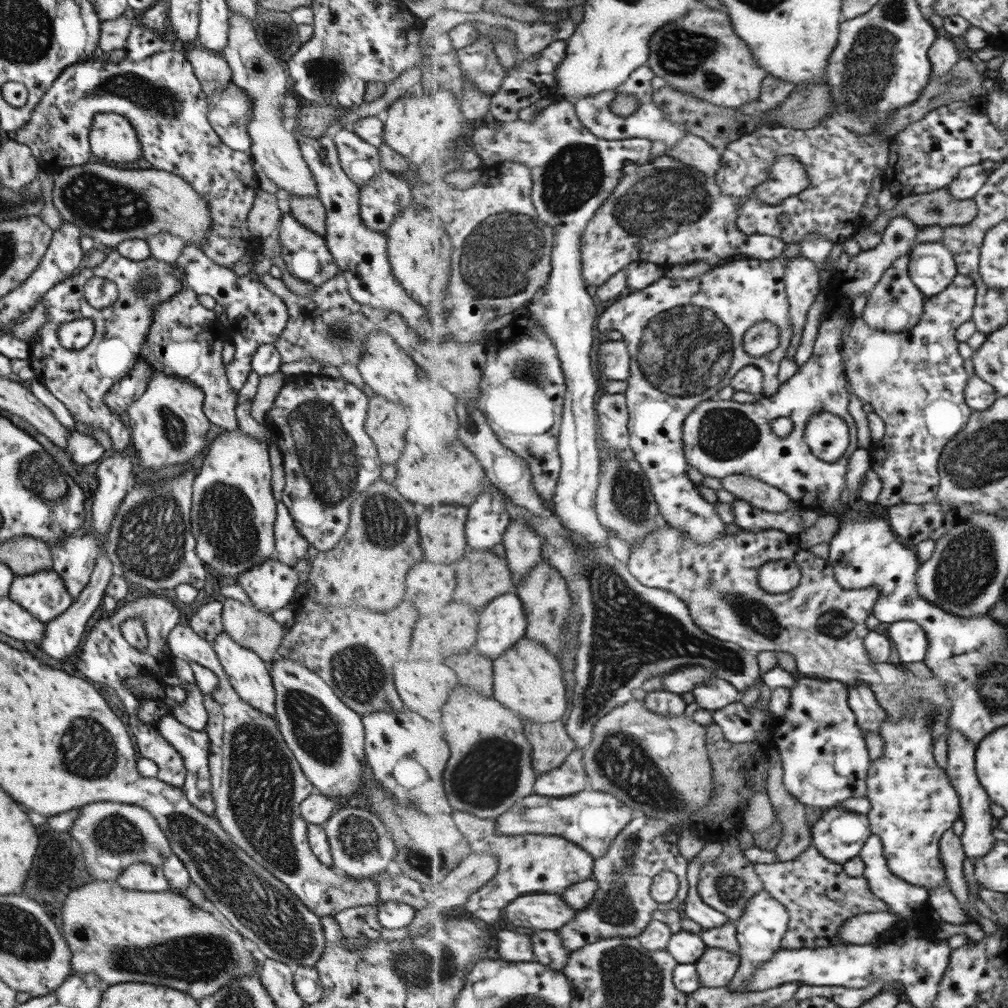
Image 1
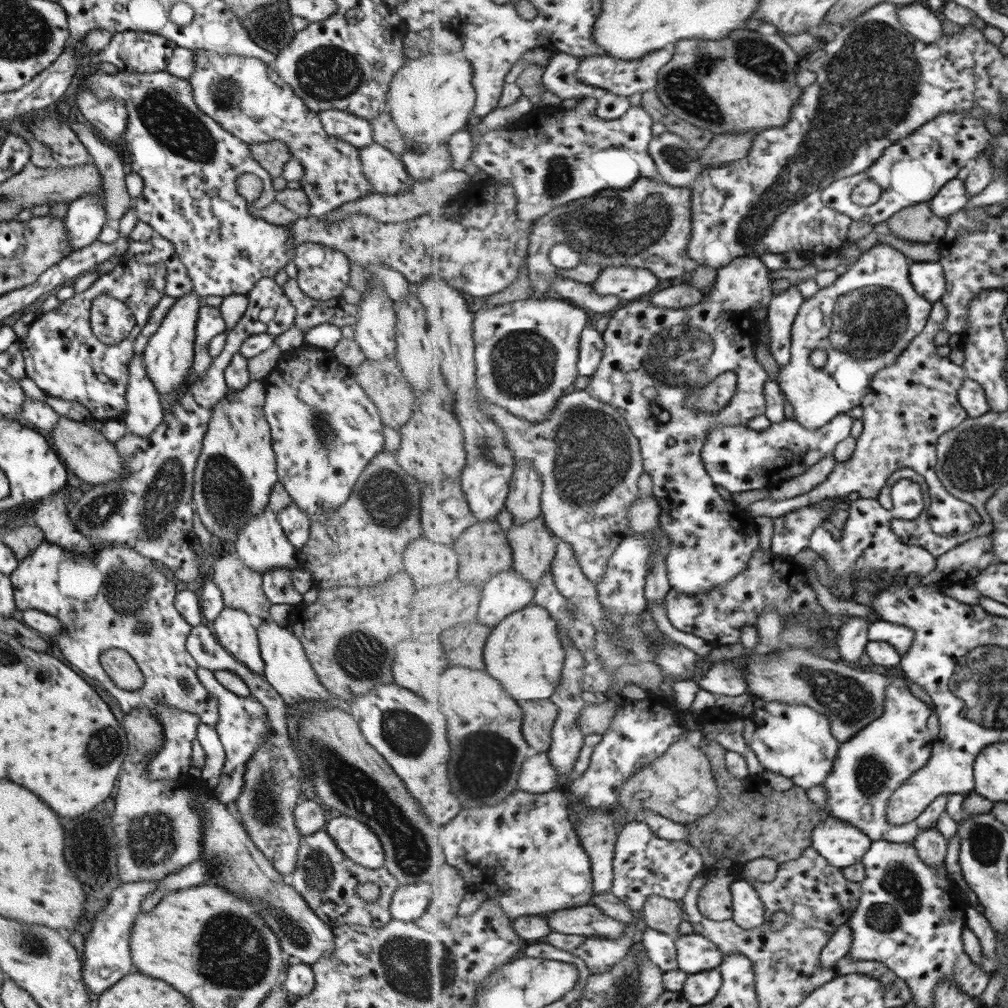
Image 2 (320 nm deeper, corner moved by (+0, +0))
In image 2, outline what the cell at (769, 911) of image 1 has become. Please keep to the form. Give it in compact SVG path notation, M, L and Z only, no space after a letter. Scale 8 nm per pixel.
M739 879L732 885L734 897L733 920L747 930L759 928L765 922L765 906L759 898L759 892L745 879Z

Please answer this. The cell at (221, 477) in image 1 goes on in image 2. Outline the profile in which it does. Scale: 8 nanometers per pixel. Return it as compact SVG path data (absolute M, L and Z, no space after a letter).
M250 381L239 390L228 390L225 398L211 408L211 416L202 438L202 447L192 477L193 510L209 534L217 536L223 547L231 549L240 526L264 509L268 504L271 487L278 483L270 428L263 415L264 398L264 382Z

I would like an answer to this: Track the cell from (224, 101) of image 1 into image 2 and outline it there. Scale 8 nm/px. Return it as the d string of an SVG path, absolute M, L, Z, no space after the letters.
M203 49L194 50L193 53L194 67L186 81L191 87L191 96L197 108L225 132L247 145L275 140L284 142L290 158L294 158L303 167L303 176L299 180L300 189L307 195L308 214L311 217L324 216L346 202L359 200L373 192L371 183L363 174L358 150L343 140L329 137L323 131L318 113L309 110L271 66L249 56L221 56Z

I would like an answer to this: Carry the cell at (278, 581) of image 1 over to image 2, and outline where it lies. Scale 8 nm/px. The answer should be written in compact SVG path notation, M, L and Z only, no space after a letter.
M268 507L247 519L236 532L236 539L232 548L233 552L242 560L247 568L263 574L267 569L288 568L293 570L296 566L296 549L289 544L287 537L279 526L276 514Z

